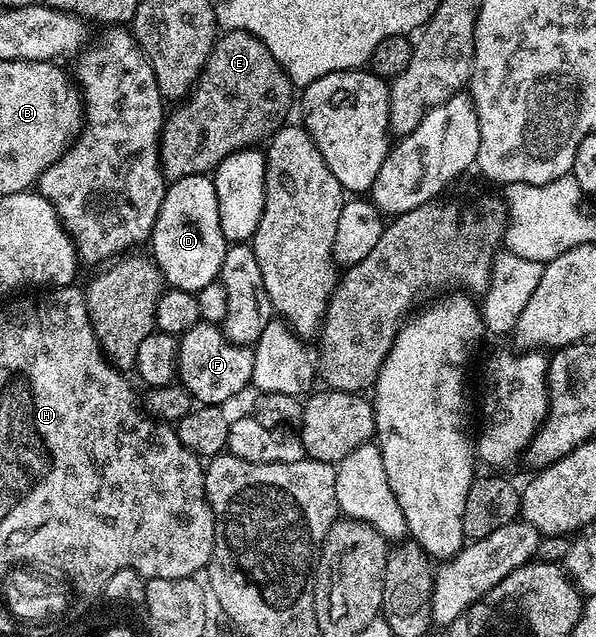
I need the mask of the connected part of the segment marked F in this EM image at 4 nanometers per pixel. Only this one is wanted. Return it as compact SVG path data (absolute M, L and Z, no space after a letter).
M199 320L178 337L177 380L190 393L195 402L203 405L220 405L229 397L251 386L254 352L249 346L231 343L221 328Z

